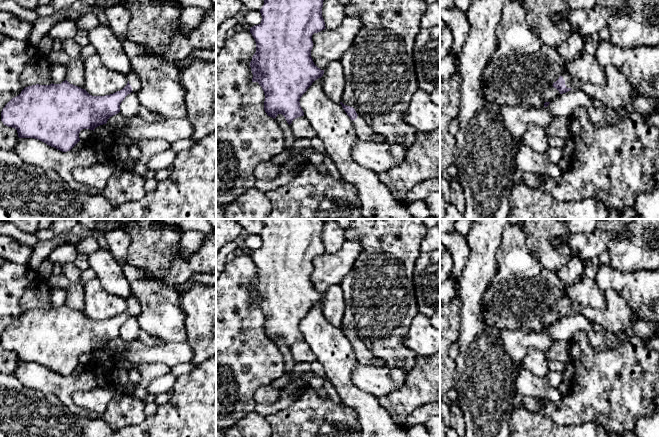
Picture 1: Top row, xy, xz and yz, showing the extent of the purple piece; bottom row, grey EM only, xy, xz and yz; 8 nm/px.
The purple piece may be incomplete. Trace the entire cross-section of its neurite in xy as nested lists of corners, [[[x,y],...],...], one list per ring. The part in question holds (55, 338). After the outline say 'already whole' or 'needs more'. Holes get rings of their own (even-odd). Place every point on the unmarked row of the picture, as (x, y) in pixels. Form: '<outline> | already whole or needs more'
[[[130,296],[128,307],[120,315],[105,320],[92,320],[85,313],[70,308],[67,304],[61,308],[32,309],[12,322],[1,336],[1,345],[15,352],[19,362],[38,363],[62,376],[70,375],[79,365],[83,353],[93,354],[120,336],[120,328],[131,316],[139,315],[139,301]]] | needs more

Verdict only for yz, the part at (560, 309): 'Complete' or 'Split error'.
Split error

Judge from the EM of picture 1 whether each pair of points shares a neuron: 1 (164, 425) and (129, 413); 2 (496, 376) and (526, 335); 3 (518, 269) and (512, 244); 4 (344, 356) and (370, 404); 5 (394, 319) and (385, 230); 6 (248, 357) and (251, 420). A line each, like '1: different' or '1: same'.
1: different
2: different
3: same
4: same
5: same
6: different

